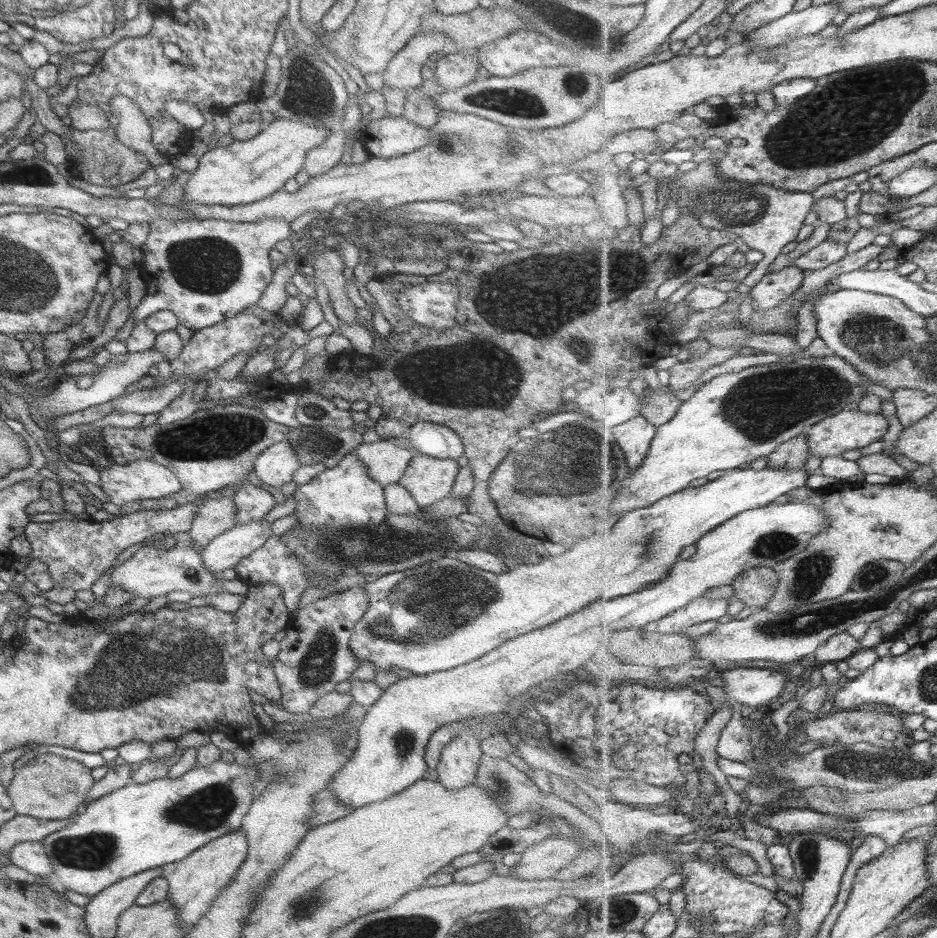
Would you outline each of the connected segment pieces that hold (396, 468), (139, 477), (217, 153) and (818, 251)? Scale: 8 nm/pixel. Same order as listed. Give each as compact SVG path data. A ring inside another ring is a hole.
M390 440L362 443L353 453L361 461L369 478L382 487L397 483L412 457L404 445Z
M148 458L133 462L127 461L125 465L109 462L103 466L102 470L98 470L98 473L99 480L96 485L103 490L106 500L115 506L123 506L123 504L129 504L135 500L147 500L147 498L160 499L177 492L180 487L178 480L170 470Z
M282 117L264 124L261 132L225 147L214 147L198 156L197 169L181 187L181 199L200 205L244 205L282 189L283 183L302 168L309 149L319 146L329 128Z
M826 240L807 254L792 260L790 265L801 267L805 271L819 270L843 260L847 255L847 242Z

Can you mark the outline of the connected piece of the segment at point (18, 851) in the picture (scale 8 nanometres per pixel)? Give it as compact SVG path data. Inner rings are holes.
M19 842L8 851L9 862L37 878L51 874L51 861L40 842Z

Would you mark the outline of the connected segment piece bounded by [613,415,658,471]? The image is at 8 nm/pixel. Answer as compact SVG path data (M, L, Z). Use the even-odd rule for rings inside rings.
M643 415L613 427L615 439L626 454L629 471L635 470L649 454L649 449L657 432L657 427Z

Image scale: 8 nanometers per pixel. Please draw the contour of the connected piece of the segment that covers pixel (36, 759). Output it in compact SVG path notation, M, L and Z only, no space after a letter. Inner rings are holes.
M52 754L34 756L21 768L13 770L12 775L6 789L12 810L16 815L31 816L36 820L57 821L73 815L83 805L85 795L94 782L85 766Z

